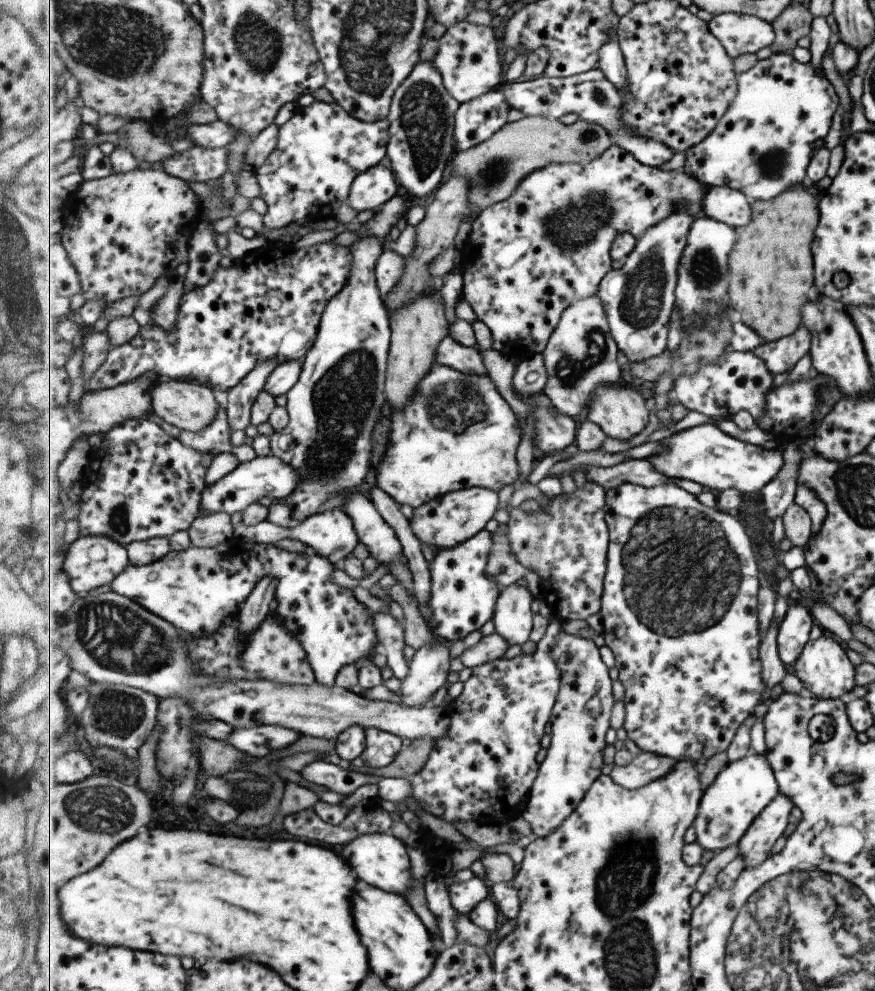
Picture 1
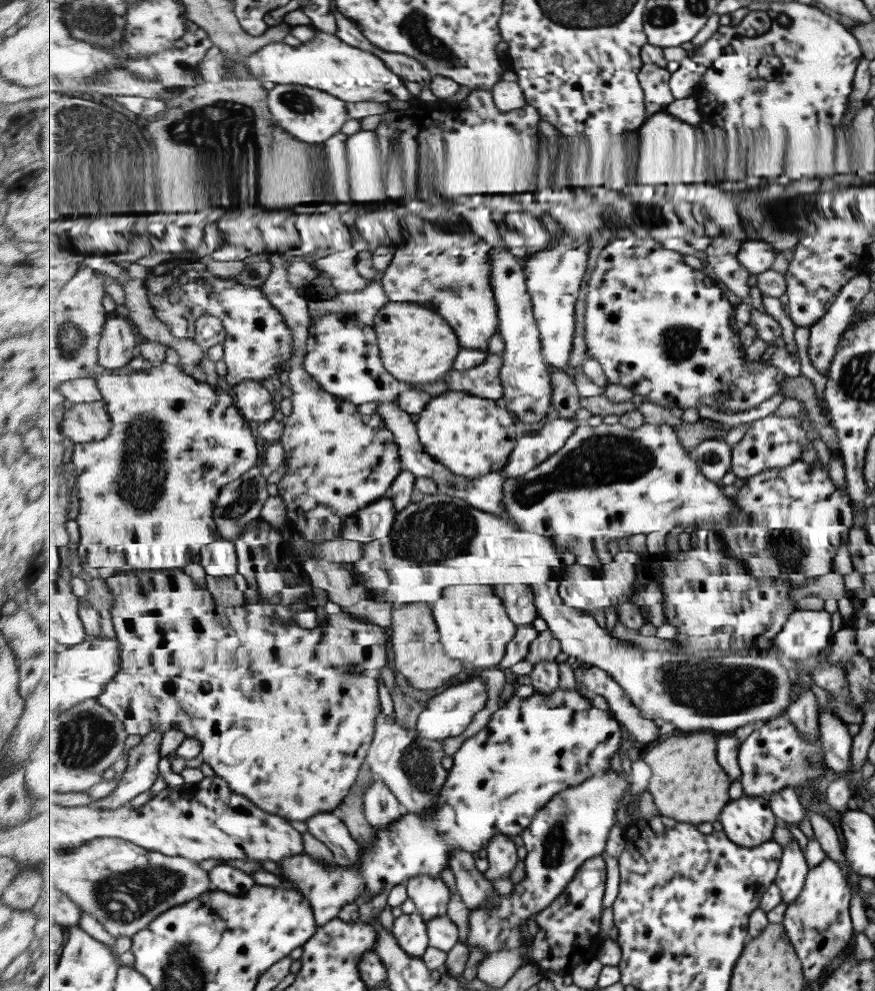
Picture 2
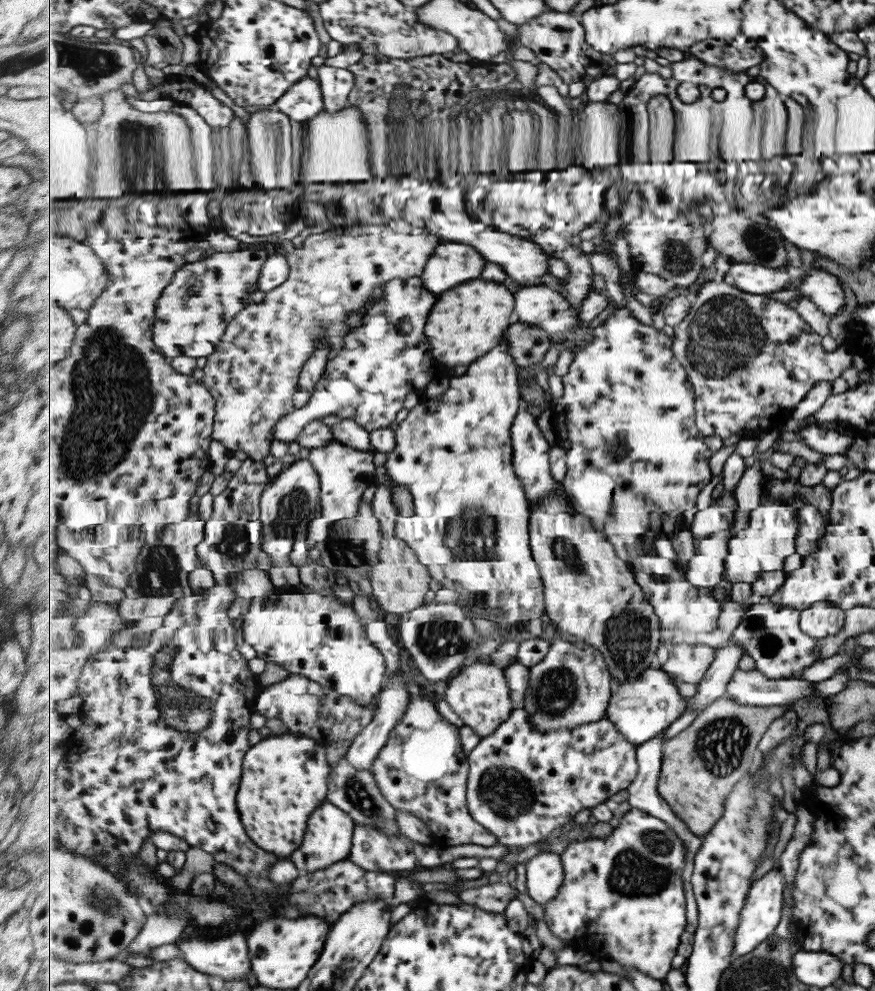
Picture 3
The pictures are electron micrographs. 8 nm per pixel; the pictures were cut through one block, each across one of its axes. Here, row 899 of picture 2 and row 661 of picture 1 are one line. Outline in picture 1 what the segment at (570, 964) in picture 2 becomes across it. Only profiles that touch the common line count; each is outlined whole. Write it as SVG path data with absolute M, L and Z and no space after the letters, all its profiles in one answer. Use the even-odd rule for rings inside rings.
M565 632L551 648L551 656L563 671L561 690L550 720L551 743L523 816L534 835L541 839L553 834L574 814L594 782L603 775L605 734L612 728L612 710L616 703L609 667L593 640Z

